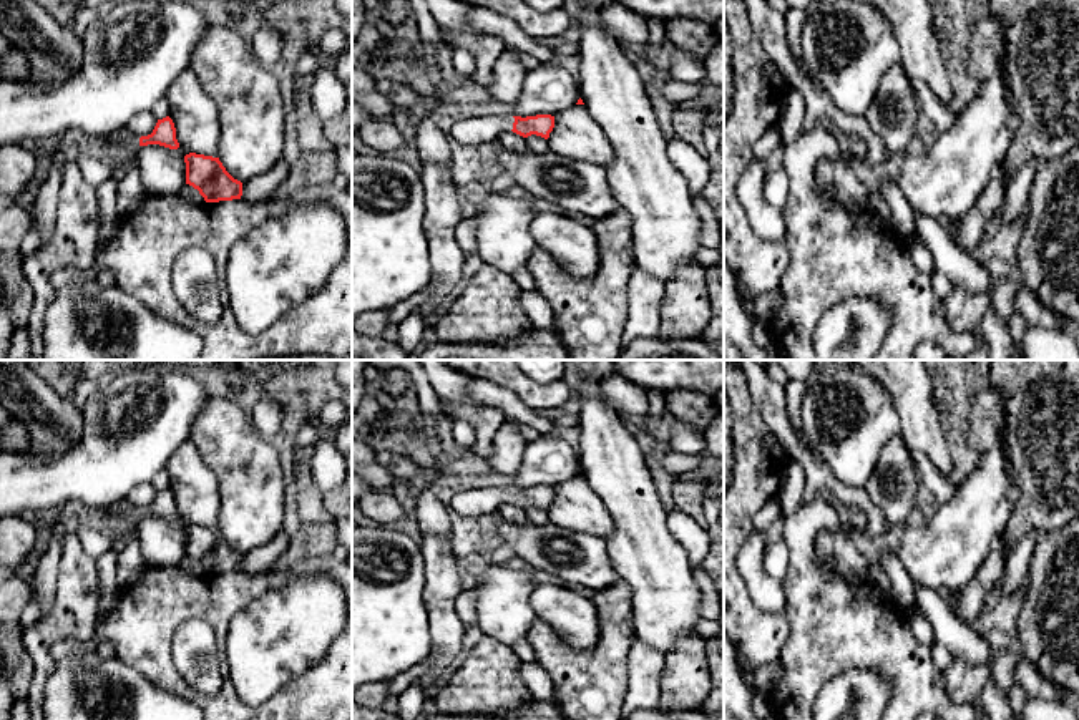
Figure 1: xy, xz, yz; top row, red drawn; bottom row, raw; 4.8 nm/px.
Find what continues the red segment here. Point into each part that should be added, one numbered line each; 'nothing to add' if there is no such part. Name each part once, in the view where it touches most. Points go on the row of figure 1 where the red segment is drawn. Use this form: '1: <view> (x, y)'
1: xz (475, 131)

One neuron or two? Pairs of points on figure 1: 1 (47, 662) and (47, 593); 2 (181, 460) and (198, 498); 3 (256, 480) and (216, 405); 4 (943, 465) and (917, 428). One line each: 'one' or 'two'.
1: two
2: one
3: one
4: one

